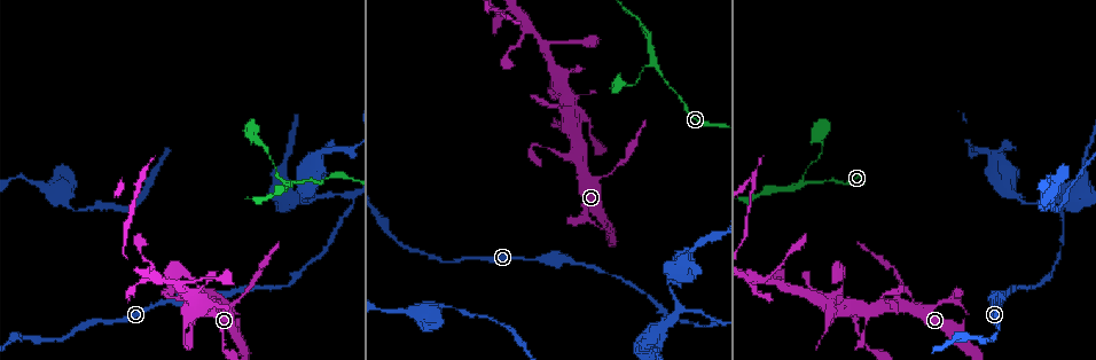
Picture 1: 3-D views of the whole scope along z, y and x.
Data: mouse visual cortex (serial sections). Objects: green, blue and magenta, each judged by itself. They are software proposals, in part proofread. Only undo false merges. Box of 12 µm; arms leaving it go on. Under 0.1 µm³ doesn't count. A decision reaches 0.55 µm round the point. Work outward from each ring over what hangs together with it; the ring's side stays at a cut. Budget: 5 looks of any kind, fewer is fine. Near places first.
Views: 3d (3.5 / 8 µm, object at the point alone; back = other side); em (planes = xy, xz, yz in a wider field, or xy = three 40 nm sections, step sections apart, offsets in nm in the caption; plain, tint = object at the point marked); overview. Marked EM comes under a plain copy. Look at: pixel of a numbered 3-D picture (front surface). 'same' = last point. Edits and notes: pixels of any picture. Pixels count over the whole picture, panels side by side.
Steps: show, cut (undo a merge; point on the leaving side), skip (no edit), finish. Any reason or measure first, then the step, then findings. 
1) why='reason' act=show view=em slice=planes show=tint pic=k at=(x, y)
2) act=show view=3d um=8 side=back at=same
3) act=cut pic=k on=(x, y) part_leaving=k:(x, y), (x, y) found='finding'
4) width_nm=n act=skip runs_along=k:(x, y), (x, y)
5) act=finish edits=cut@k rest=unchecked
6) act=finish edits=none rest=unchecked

why='side arm on a straight run' act=show view=3d um=3.5 pic=1 at=(653, 64)

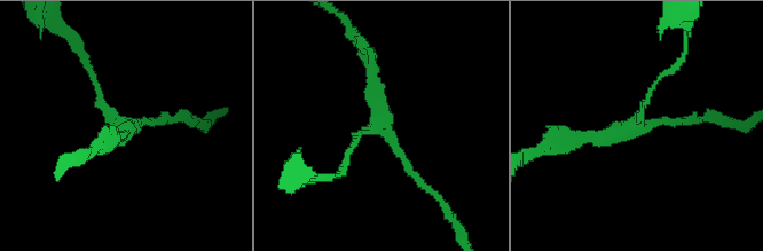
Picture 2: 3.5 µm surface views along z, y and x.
arms=3 arm_widths_nm=100,100,200 why='need the tissue' act=show view=em slice=planes show=tint pic=2 at=(634, 129)

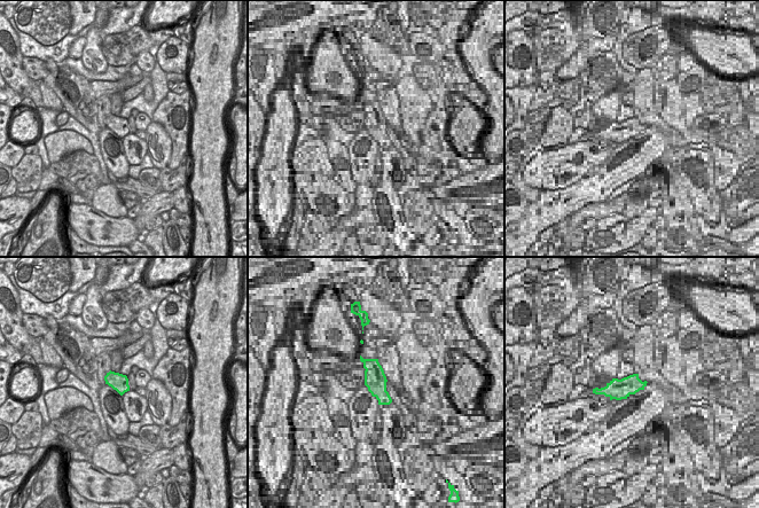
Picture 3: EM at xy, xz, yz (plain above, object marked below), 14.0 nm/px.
act=skip runs_along=2:(170, 118), (120, 125), (89, 76) found='continuous, no second cell'

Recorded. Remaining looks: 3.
why='abrupt turn' act=show view=3d um=8 side=back pic=1 at=(710, 319)

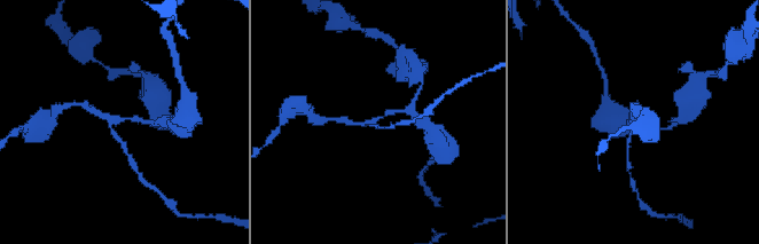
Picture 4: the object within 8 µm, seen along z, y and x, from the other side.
why='zoom in' act=show view=3d um=3.5 pic=4 at=(631, 120)

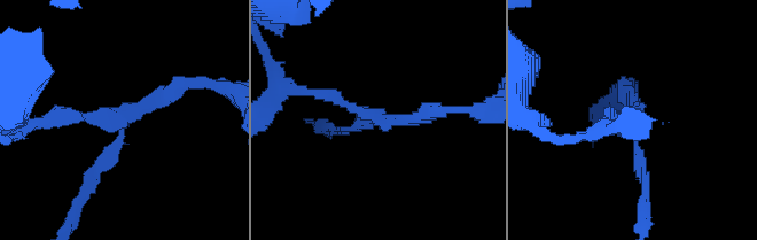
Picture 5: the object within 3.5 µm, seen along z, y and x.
why='need the tissue' act=show view=em slice=xy step=5 show=tint pic=5 at=(361, 111)

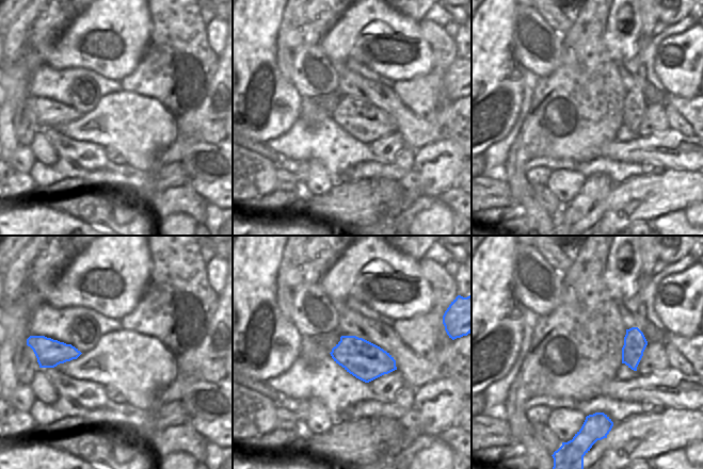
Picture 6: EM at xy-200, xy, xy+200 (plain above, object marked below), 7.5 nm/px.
width_nm=280 act=cut pic=5 on=(344, 103) part_leaving=5:(376, 116), (281, 84) found='a second cell is stuck on'

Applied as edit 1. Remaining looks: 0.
act=finish edits=cut@5 rest=unchecked

